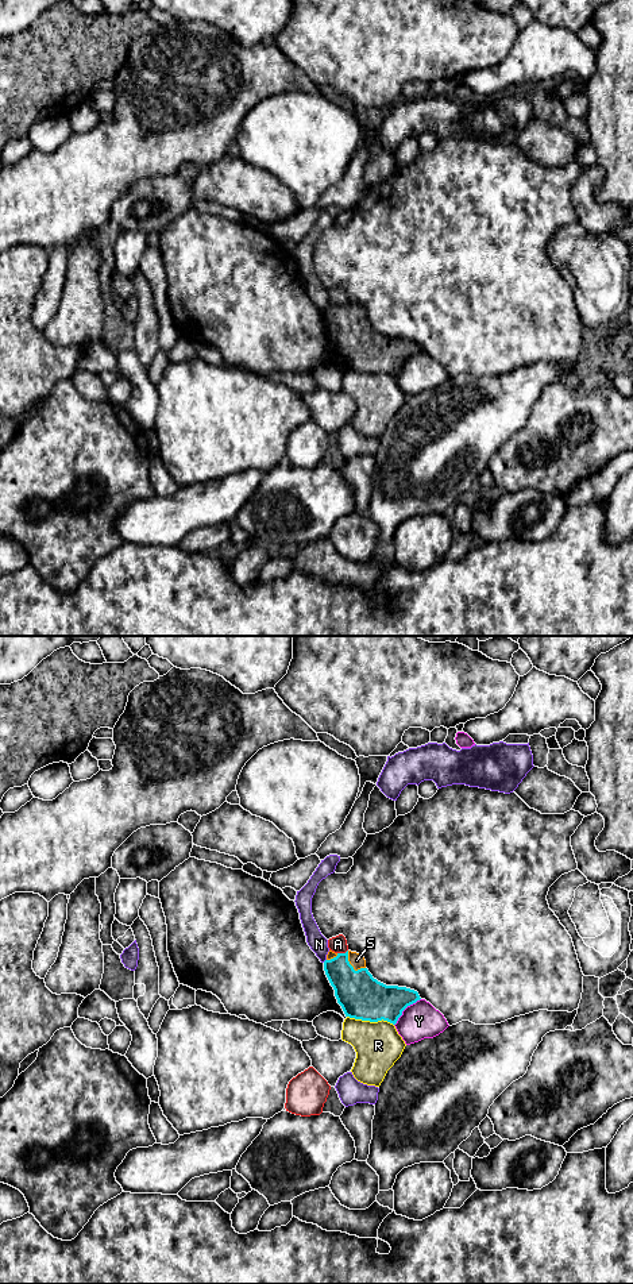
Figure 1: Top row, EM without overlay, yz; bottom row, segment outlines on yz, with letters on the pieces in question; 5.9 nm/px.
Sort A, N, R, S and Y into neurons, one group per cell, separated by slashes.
A / N / R / S / Y

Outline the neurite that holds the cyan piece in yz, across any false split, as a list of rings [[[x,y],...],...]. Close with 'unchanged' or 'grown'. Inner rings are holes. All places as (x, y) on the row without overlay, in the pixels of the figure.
[[[329,302],[324,323],[337,355],[350,370],[370,374],[383,371],[395,377],[402,363],[421,351],[414,342],[386,338],[374,331],[366,320],[364,309],[356,304]]]; grown

